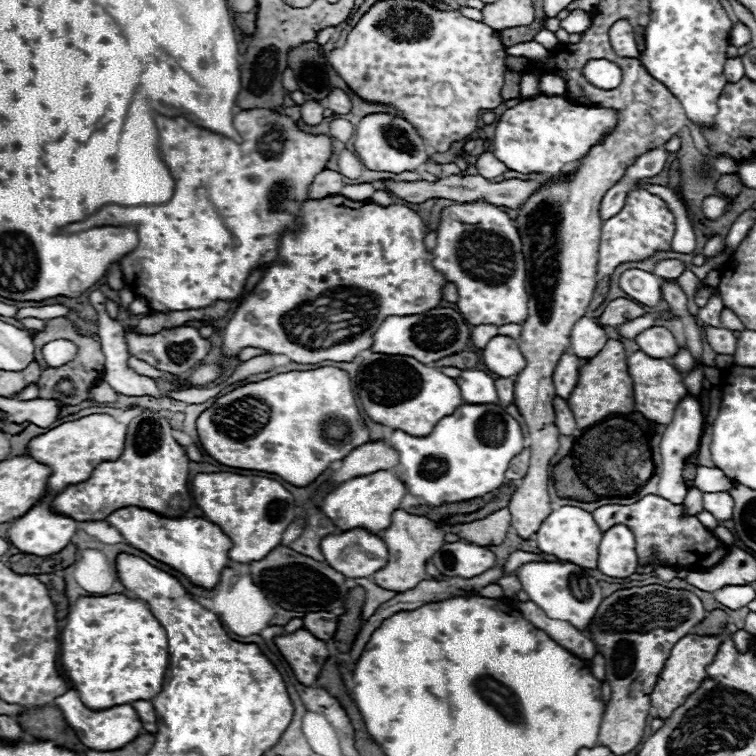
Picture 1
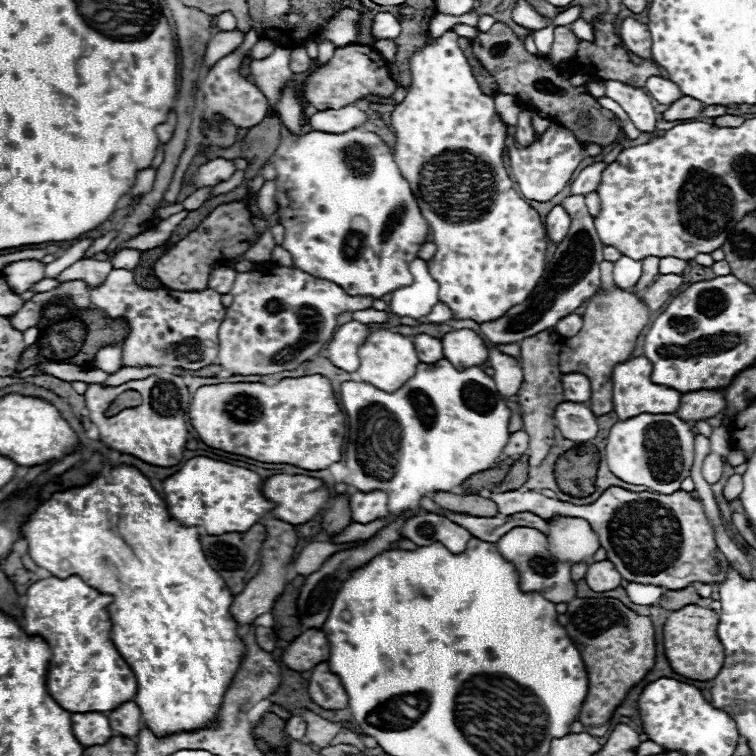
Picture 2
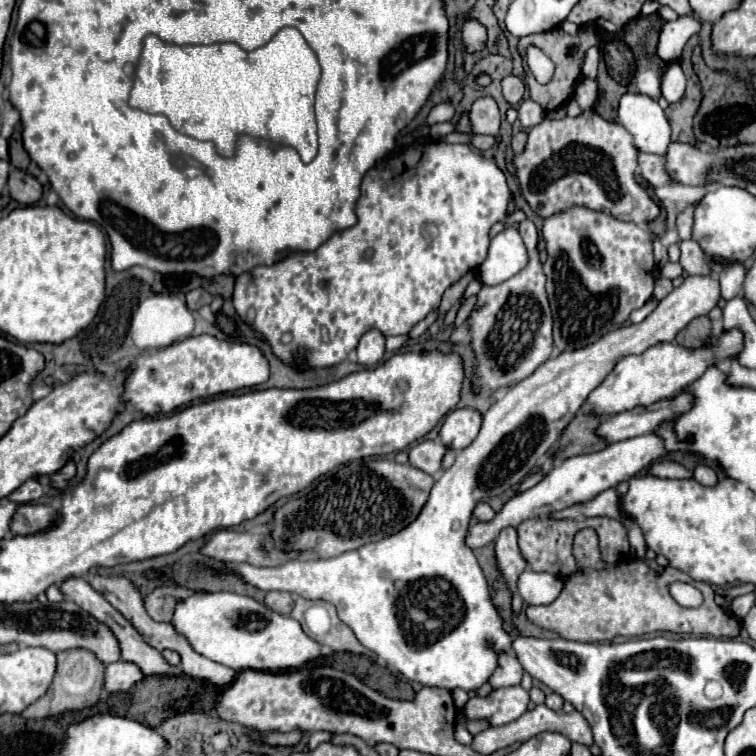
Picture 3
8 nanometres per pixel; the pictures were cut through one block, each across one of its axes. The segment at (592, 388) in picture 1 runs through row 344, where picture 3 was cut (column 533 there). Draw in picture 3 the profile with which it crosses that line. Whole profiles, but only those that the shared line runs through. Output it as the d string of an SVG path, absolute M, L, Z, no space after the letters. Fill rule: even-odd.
M584 528L574 536L574 558L578 570L564 580L564 588L552 604L526 606L526 618L546 630L558 632L566 640L578 642L604 642L614 636L642 636L648 632L678 632L694 636L734 638L740 634L740 622L724 608L716 606L710 584L696 582L688 574L676 568L664 568L662 574L654 574L646 562L632 558L620 564L608 564L598 550L598 536L594 528ZM670 580L688 580L704 596L702 606L684 608L668 592Z

